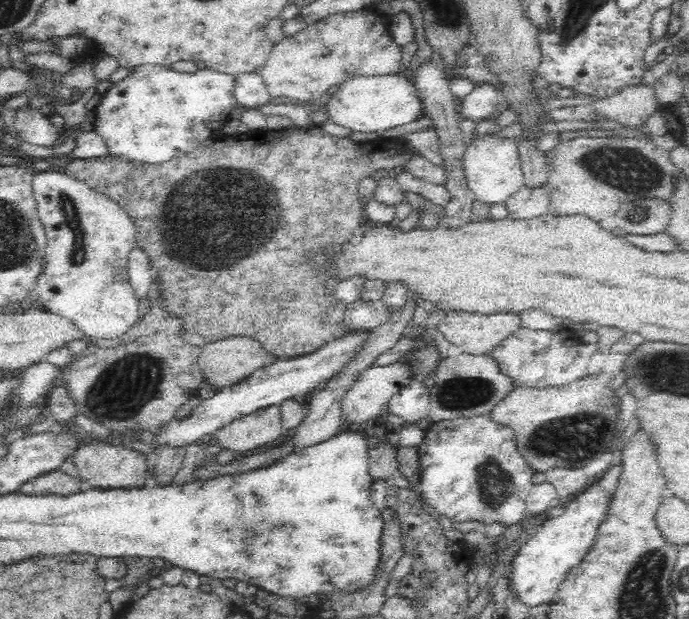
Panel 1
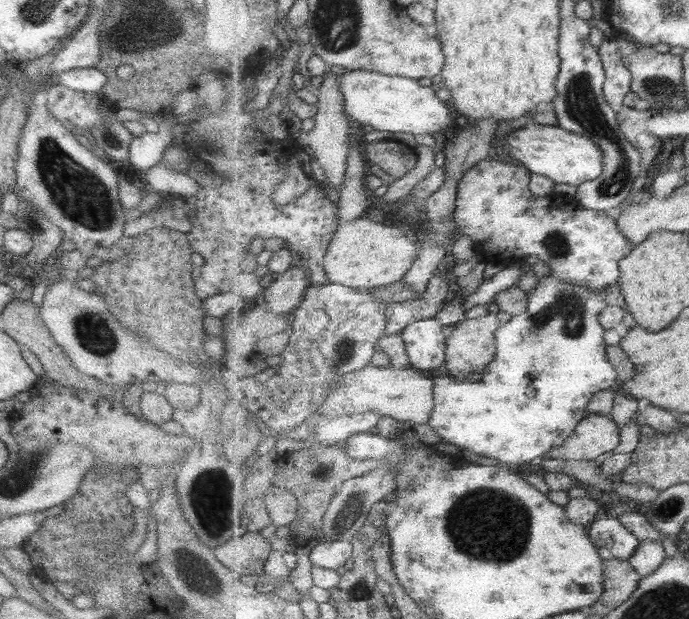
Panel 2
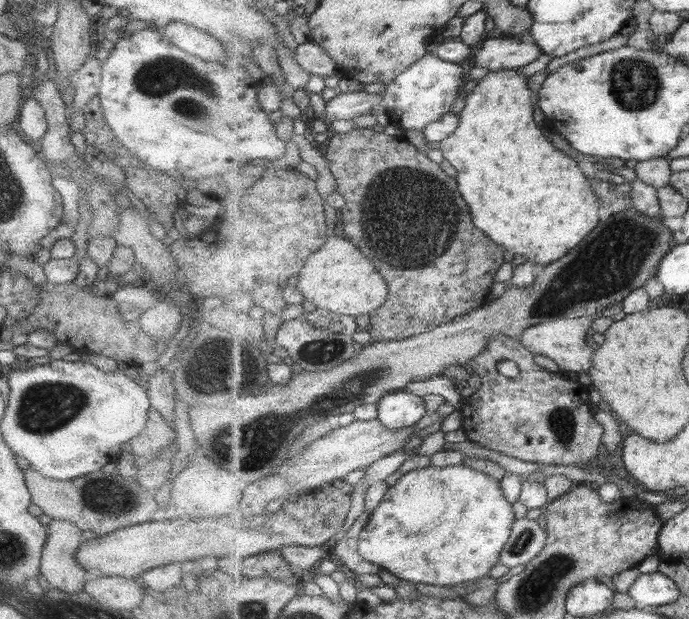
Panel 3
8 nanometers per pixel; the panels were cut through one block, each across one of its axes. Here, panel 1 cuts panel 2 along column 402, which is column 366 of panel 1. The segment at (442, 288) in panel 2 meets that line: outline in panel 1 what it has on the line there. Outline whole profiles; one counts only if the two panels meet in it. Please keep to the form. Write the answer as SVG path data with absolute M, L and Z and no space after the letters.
M358 299L346 304L344 321L350 331L369 332L380 324L385 324L391 315L386 312L386 306L380 302L380 299L370 302Z

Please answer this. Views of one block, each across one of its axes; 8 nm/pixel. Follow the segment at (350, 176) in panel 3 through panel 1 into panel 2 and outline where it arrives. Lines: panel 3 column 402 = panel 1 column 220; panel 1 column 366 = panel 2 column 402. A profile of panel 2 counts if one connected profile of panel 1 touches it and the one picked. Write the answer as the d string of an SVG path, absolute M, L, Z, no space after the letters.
M396 140L365 143L366 158L393 178L403 178L417 164L413 147Z

